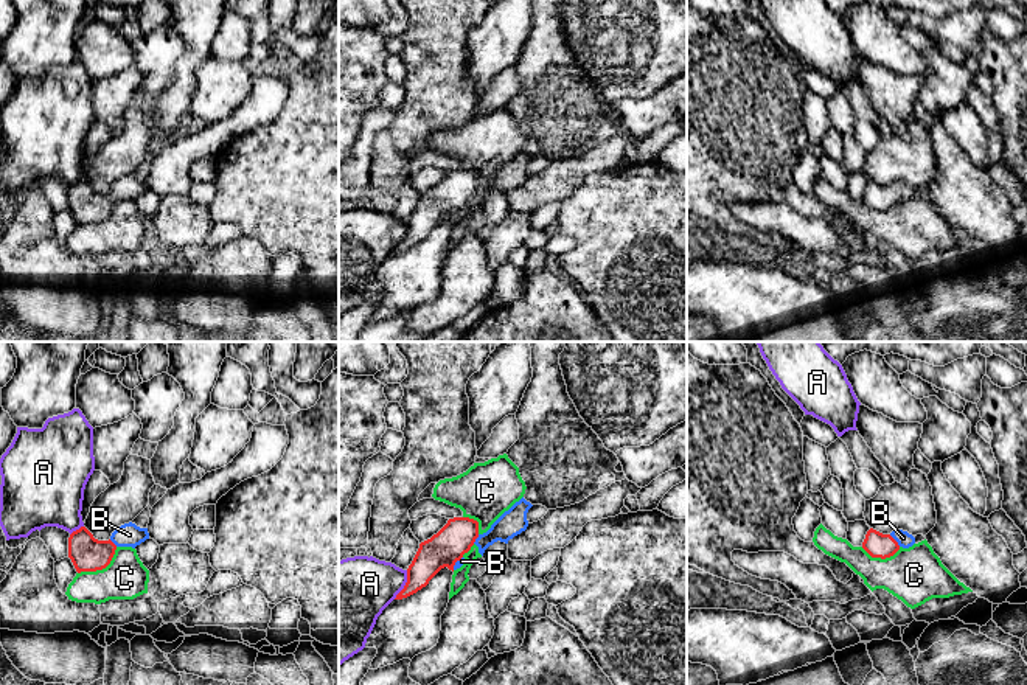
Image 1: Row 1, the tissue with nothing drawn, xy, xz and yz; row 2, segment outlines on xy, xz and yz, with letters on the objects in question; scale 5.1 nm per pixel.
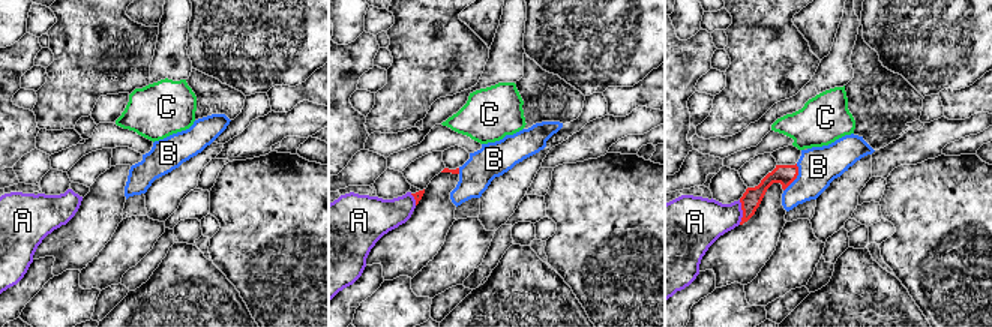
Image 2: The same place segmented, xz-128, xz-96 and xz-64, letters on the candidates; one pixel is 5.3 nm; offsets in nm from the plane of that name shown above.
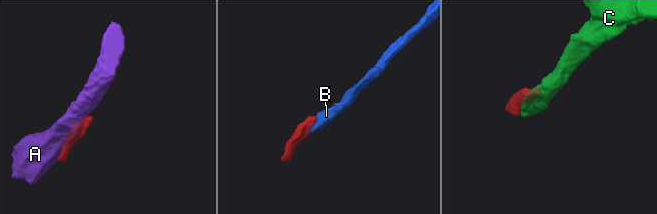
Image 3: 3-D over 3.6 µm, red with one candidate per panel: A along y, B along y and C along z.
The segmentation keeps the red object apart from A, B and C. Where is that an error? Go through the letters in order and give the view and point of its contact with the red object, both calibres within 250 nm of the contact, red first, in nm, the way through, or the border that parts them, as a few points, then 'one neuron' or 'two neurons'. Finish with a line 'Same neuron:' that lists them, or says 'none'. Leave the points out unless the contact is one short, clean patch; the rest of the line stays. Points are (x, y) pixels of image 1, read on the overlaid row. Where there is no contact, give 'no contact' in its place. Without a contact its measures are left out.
A: meets red in xz at (406, 584); 170 nm thick on the red side, 340 nm on the other; two neurons
B: meets red in yz at (895, 541); 130 nm thick on the red side, 80 nm on the other; runs through yz (877, 544), (895, 541), (903, 538); one neuron
C: meets red in xy at (101, 569); 180 nm thick on the red side, 220 nm on the other; two neurons
Same neuron: B

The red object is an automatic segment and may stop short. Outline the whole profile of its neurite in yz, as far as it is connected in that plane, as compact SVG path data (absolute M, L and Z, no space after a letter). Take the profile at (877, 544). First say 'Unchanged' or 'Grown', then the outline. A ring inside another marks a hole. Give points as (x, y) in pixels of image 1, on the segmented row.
Grown. M870 528L865 534L862 542L862 548L872 558L890 558L893 556L901 547L909 548L915 544L915 537L903 530L893 530L890 534L883 534L873 528Z

